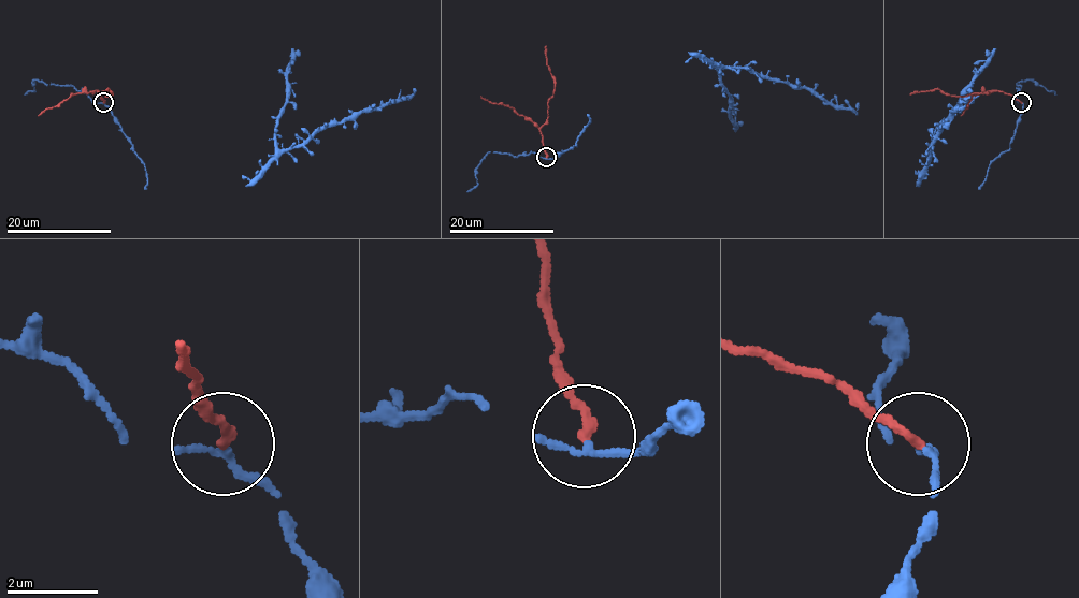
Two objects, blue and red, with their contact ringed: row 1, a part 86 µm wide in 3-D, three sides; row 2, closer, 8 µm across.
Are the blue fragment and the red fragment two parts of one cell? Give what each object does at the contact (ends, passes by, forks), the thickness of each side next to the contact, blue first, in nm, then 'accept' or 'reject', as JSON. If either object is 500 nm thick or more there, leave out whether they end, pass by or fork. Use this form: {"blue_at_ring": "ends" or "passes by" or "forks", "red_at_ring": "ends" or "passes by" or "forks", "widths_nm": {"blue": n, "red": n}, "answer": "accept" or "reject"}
{"blue_at_ring": "ends", "red_at_ring": "ends", "widths_nm": {"blue": 190, "red": 200}, "answer": "reject"}

